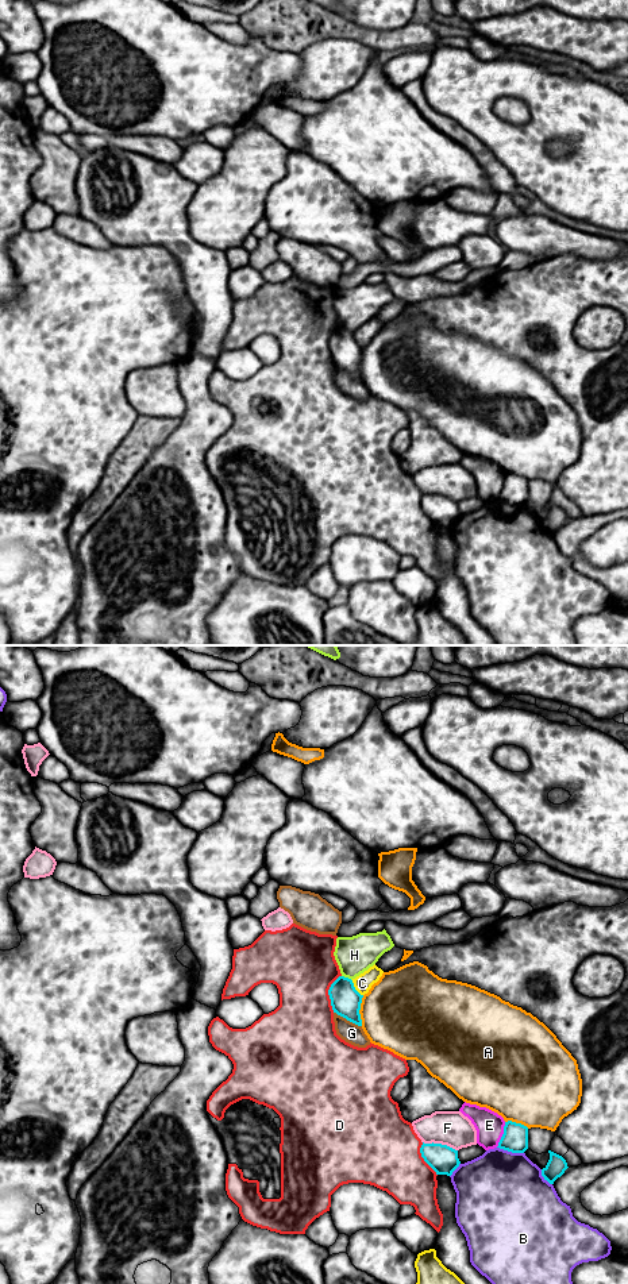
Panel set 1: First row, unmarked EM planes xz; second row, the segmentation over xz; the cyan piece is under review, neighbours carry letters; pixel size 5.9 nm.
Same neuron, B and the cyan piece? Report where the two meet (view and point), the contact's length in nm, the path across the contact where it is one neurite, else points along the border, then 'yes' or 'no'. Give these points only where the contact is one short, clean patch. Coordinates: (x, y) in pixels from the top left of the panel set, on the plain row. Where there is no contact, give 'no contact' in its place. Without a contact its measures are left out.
contact xz (511, 502); length 170 nm; no

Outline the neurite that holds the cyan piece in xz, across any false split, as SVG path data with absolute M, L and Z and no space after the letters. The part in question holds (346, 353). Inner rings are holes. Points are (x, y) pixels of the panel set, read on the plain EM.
M339 328L331 336L328 347L334 365L358 378L362 378L359 362L363 347L355 342L351 331Z

